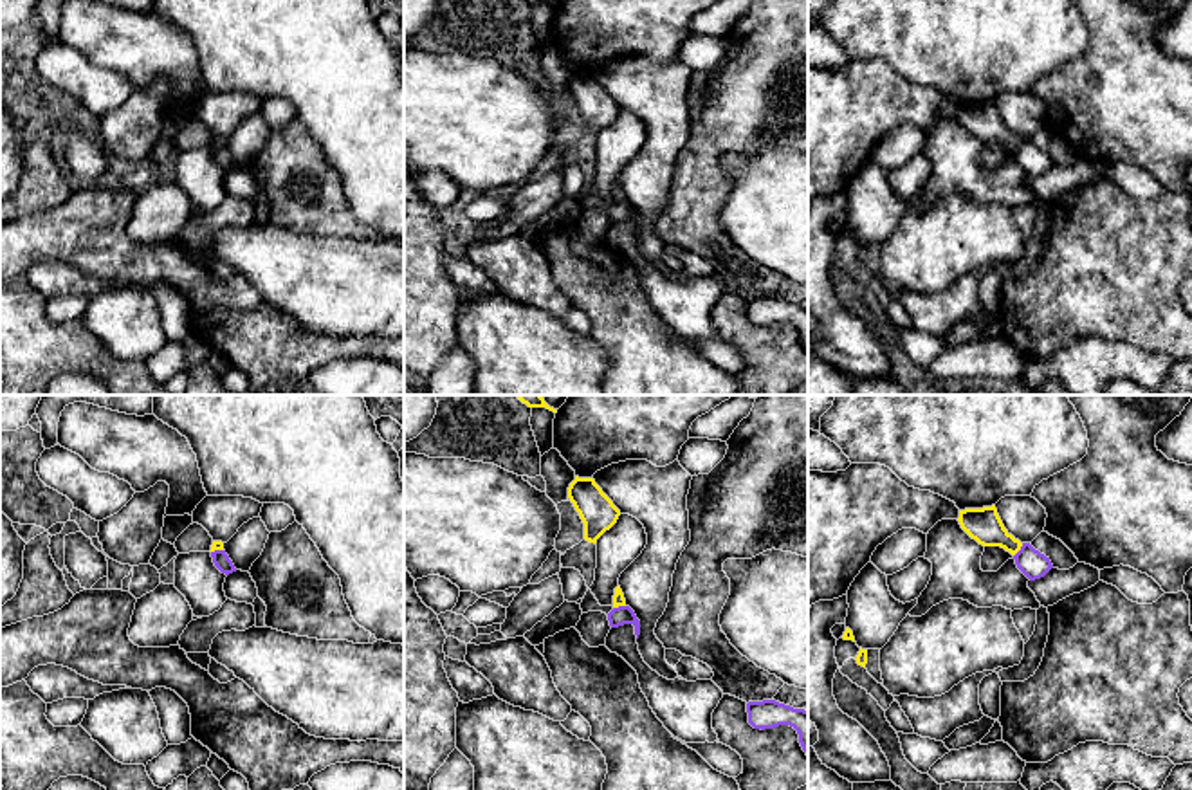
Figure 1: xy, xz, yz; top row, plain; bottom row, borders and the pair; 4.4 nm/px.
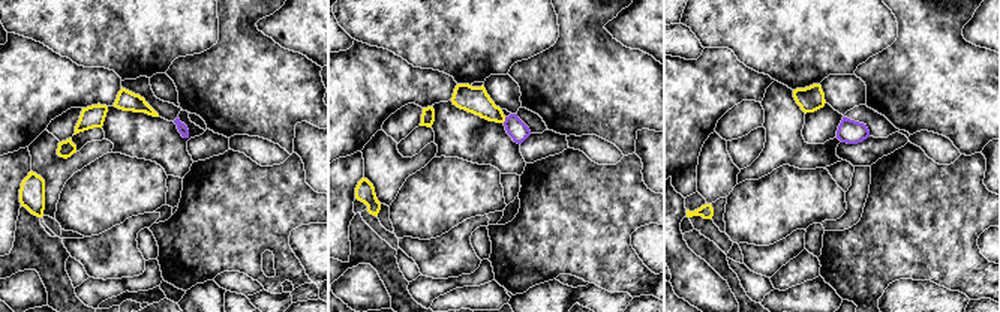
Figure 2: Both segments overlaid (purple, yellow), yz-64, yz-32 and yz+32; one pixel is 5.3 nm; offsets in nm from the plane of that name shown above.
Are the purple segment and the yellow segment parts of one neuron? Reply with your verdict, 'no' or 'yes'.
no

